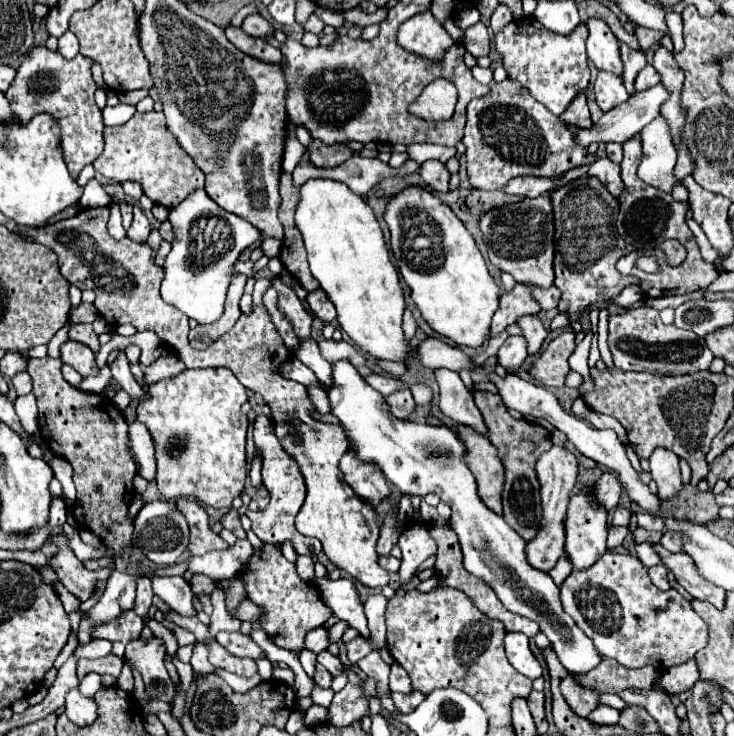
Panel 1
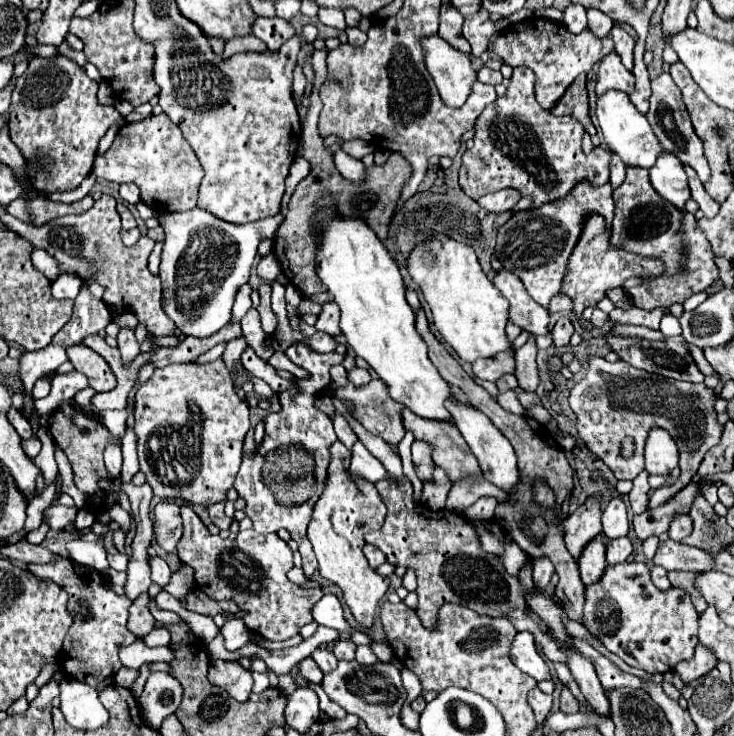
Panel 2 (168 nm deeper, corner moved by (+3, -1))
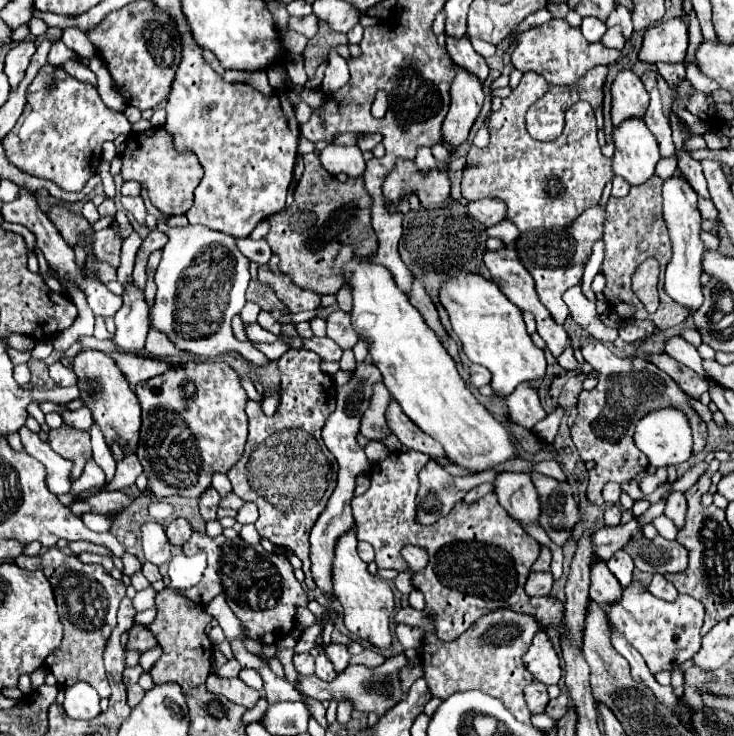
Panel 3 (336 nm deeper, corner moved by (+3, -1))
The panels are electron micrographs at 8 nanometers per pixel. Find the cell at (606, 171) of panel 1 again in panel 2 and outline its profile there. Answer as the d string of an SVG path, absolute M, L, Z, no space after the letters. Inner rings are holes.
M579 182L567 198L559 198L559 202L547 202L547 206L539 210L515 212L507 224L497 230L497 246L495 256L503 264L505 270L517 274L525 284L527 292L535 302L547 308L549 300L559 294L561 280L567 272L567 258L575 248L575 242L581 234L583 218L591 212L599 212L605 216L607 226L613 220L613 186L591 186L591 182Z

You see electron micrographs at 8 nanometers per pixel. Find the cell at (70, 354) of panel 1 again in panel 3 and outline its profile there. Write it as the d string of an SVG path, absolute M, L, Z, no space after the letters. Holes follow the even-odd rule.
M83 350L73 360L73 372L77 376L77 388L81 392L79 398L83 400L85 408L91 410L93 422L101 428L107 446L119 446L123 454L135 452L135 446L139 444L141 406L135 390L115 366L115 360L99 350Z

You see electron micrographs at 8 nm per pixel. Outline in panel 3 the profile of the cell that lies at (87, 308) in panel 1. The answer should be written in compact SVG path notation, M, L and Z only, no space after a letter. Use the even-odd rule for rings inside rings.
M111 226L95 232L93 248L95 248L95 254L97 254L101 260L107 260L111 266L119 266L121 242L119 242L119 236L115 236L115 230L113 230Z

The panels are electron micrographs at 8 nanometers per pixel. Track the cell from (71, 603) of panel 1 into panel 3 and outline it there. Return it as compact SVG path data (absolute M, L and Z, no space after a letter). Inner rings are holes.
M49 548L41 556L41 570L53 586L59 618L63 622L63 642L47 656L47 670L57 678L59 686L67 688L83 680L91 684L101 698L111 696L111 686L105 676L103 650L111 630L117 626L117 608L125 598L125 584L105 574L97 564L83 564L77 556L65 554L59 548Z

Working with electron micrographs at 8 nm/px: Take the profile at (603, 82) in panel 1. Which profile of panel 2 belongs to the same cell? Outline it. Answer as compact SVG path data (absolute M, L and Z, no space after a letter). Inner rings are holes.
M607 90L603 94L597 94L597 120L599 120L599 126L603 130L609 150L619 154L627 166L651 168L655 164L663 148L659 140L655 138L647 118L631 104L627 94L623 94L621 90Z

